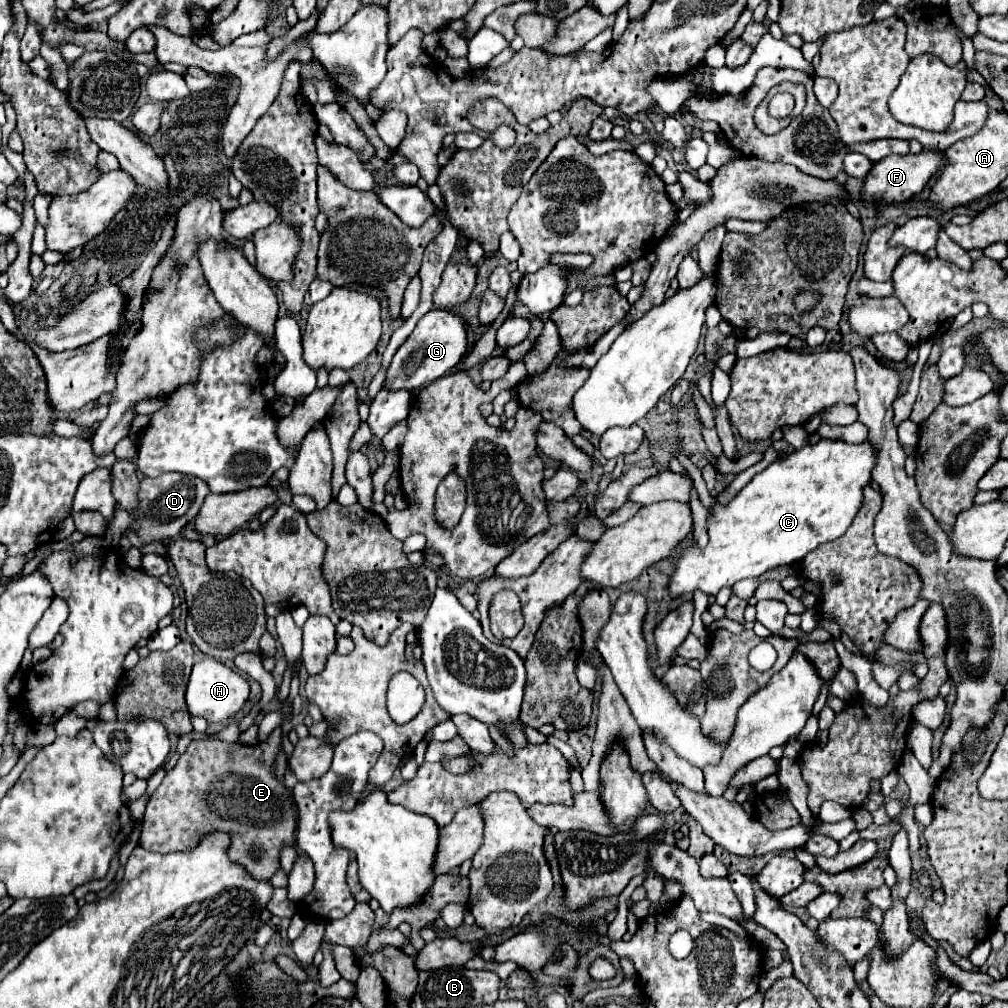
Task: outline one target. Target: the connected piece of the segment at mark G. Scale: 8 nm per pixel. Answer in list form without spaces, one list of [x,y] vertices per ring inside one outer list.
[[[432,309],[428,311],[412,331],[412,335],[400,345],[396,355],[392,357],[388,375],[386,375],[386,389],[418,389],[424,387],[442,375],[446,375],[452,367],[456,367],[466,357],[466,337],[468,337],[468,321],[466,317],[446,311],[446,309]]]

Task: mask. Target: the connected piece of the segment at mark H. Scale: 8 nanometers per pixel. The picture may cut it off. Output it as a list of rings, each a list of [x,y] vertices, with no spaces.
[[[204,657],[192,667],[192,675],[186,687],[186,703],[192,715],[200,715],[206,721],[224,721],[226,717],[242,709],[242,705],[248,699],[248,693],[250,693],[248,681],[240,673],[232,671],[230,667],[226,667],[216,659]]]

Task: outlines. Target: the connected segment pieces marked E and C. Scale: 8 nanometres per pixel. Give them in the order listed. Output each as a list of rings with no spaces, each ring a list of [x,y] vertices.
[[[276,727],[268,741],[258,745],[240,745],[240,743],[226,743],[214,737],[190,741],[186,753],[178,759],[178,763],[166,773],[162,785],[150,797],[144,813],[144,825],[140,833],[140,845],[148,851],[158,853],[172,853],[190,849],[196,841],[208,831],[226,831],[232,837],[230,845],[230,859],[244,865],[258,879],[270,879],[280,869],[280,851],[284,847],[298,847],[296,845],[296,829],[298,829],[298,809],[294,805],[292,789],[286,787],[274,773],[276,769],[276,755],[282,751],[284,731]]]
[[[820,439],[816,445],[806,445],[784,459],[776,459],[754,475],[728,507],[716,503],[714,515],[708,519],[710,541],[704,551],[688,547],[680,557],[670,581],[672,597],[696,589],[716,595],[722,587],[800,561],[822,543],[842,537],[860,511],[862,491],[872,479],[874,465],[876,449],[868,439],[854,445],[840,439]]]

